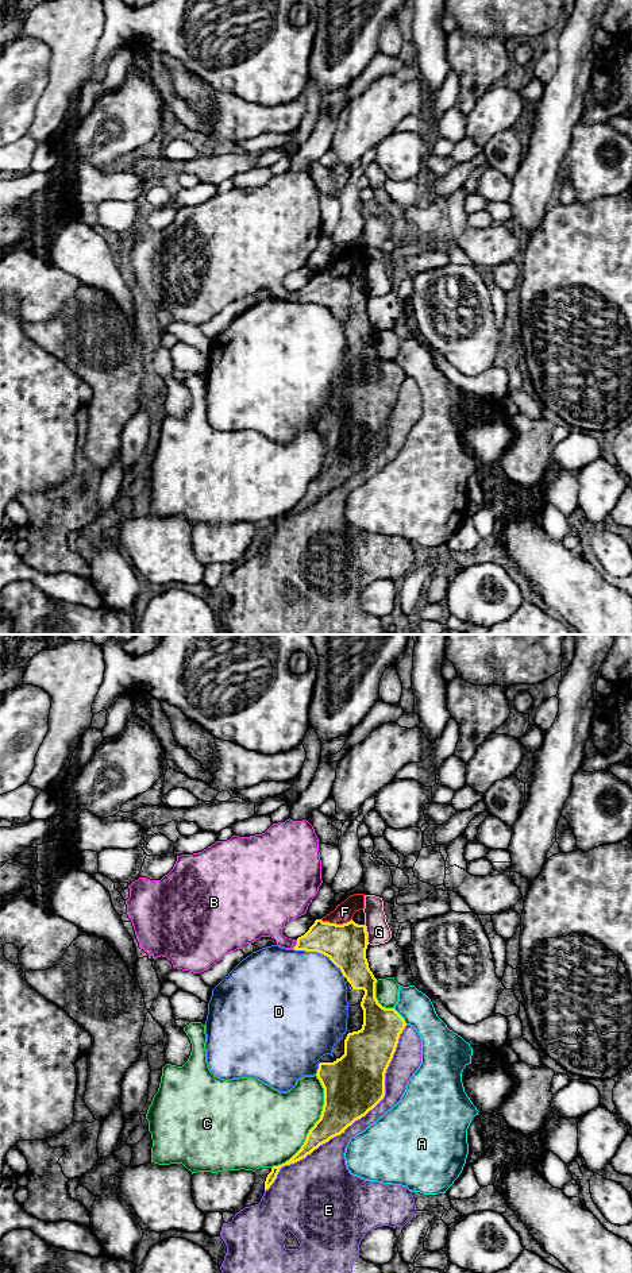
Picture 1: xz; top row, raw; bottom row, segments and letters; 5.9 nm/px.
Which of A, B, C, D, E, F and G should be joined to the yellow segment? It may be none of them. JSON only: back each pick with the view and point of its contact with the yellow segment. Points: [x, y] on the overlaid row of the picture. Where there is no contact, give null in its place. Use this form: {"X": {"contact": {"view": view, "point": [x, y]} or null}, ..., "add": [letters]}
{"F": {"contact": {"view": "xz", "point": [335, 924]}}, "add": ["F"]}

